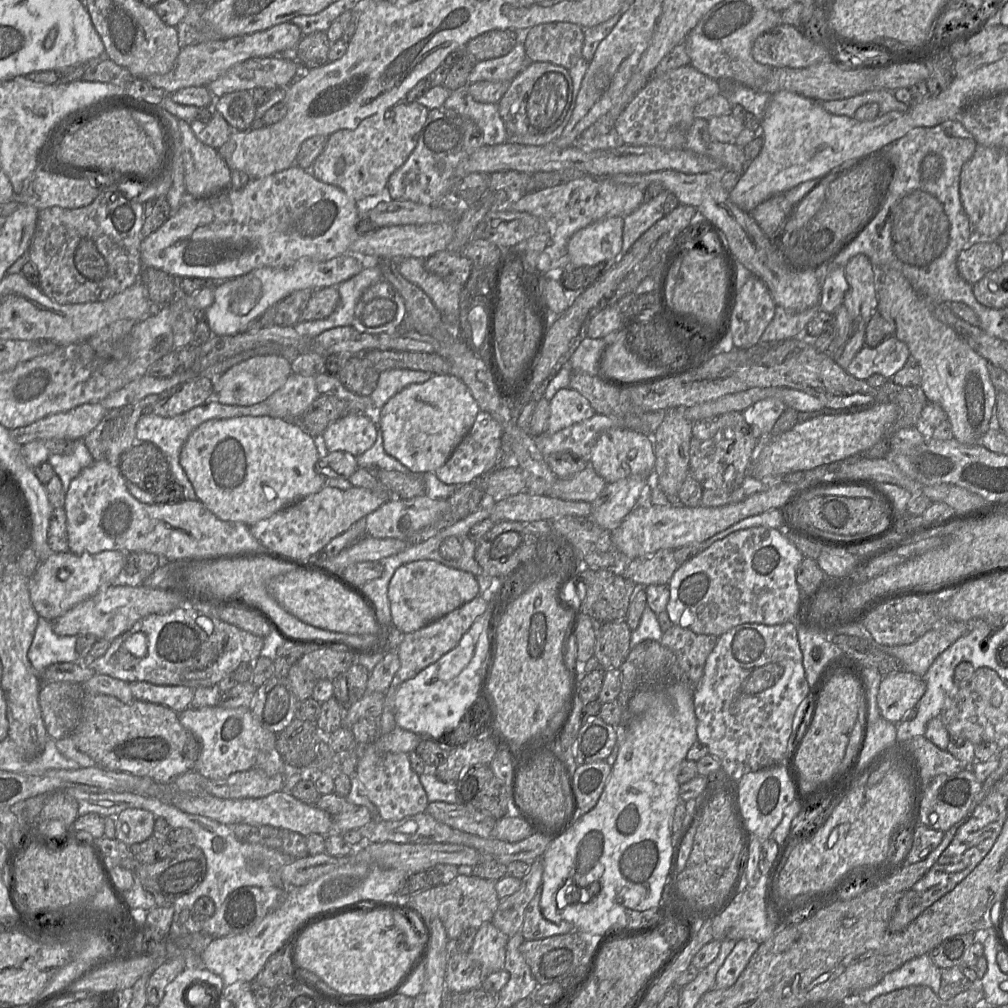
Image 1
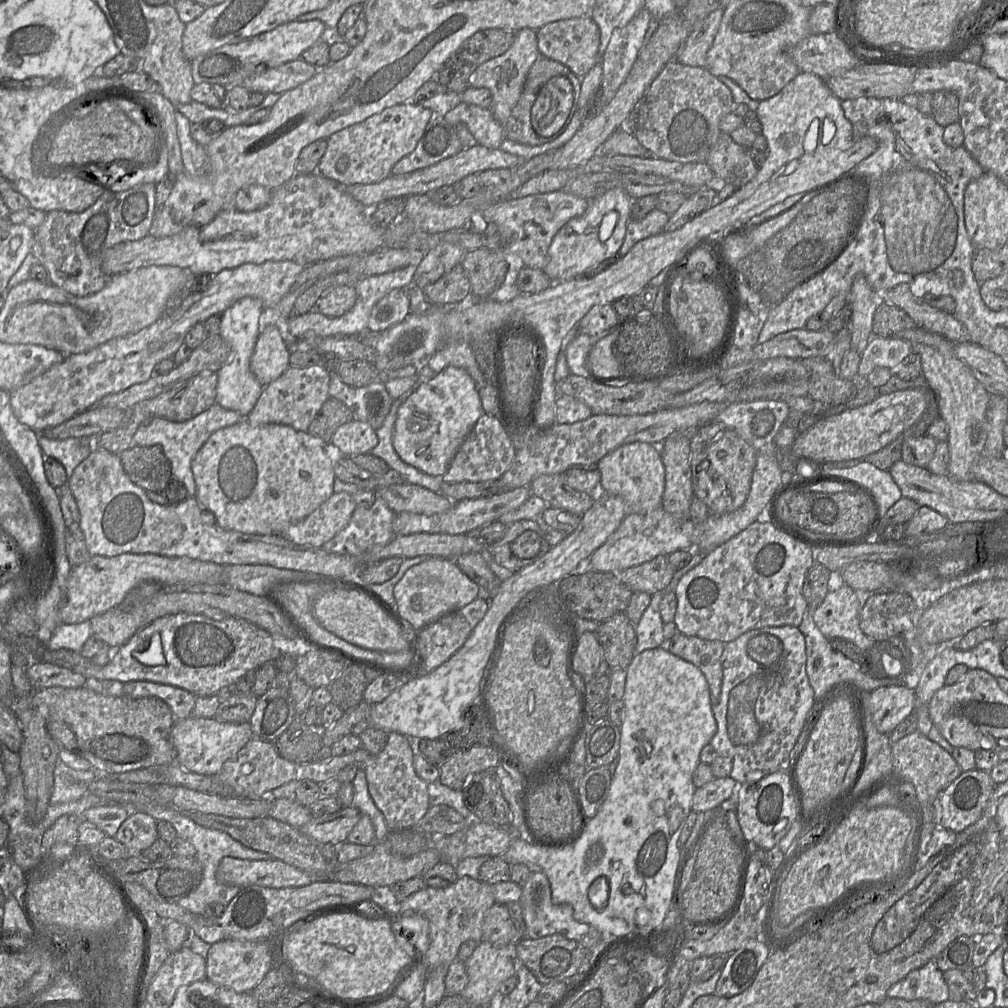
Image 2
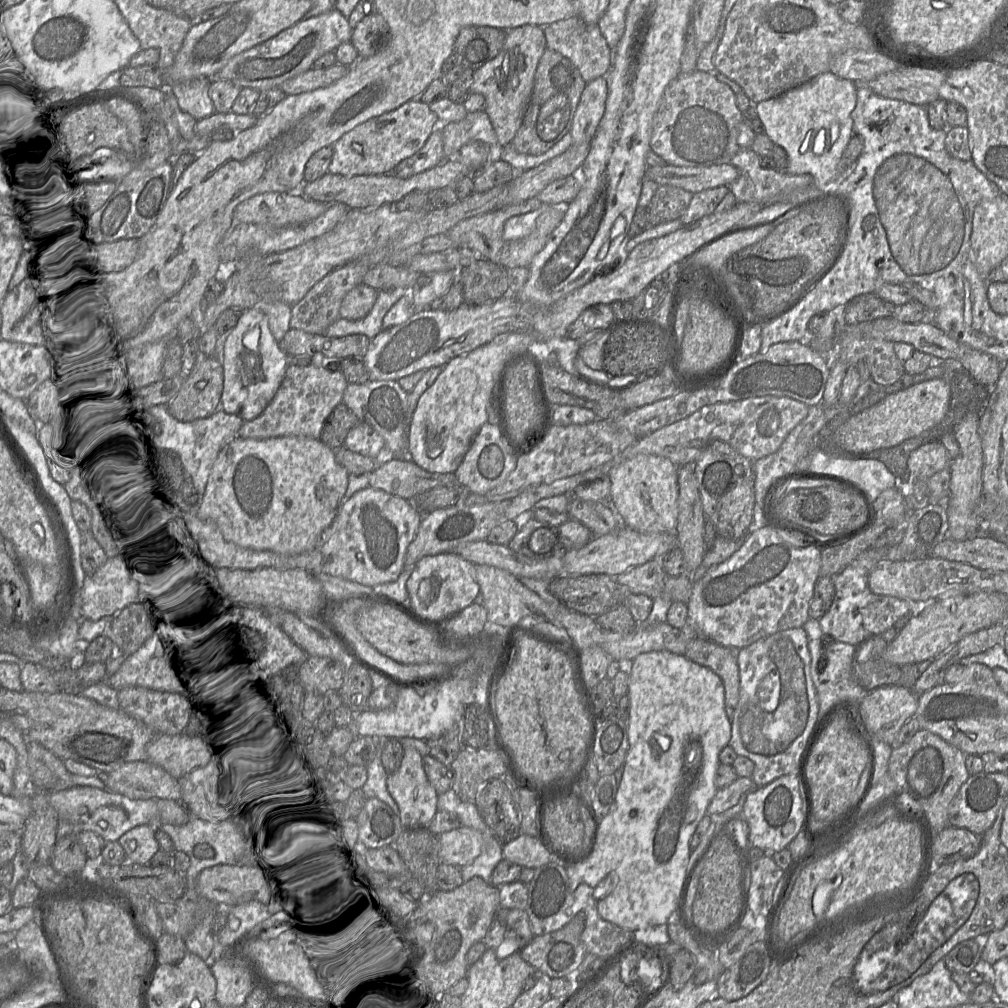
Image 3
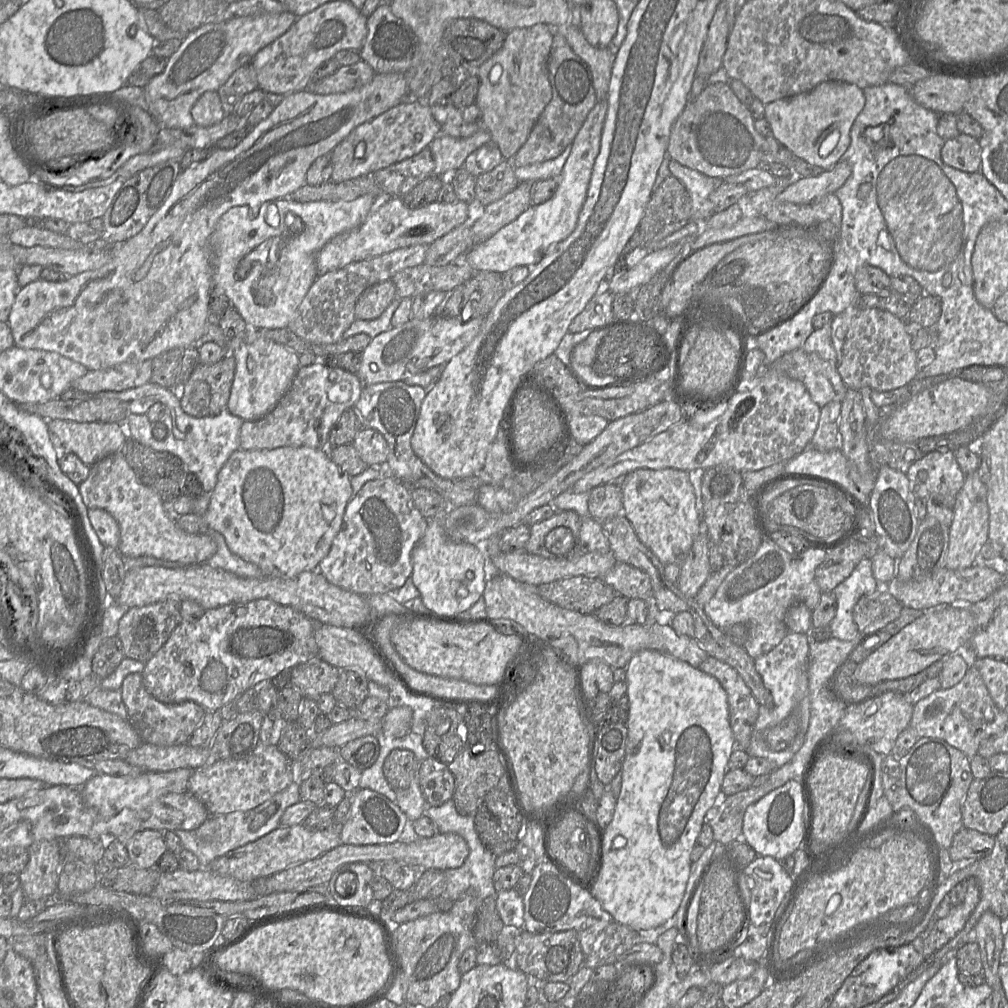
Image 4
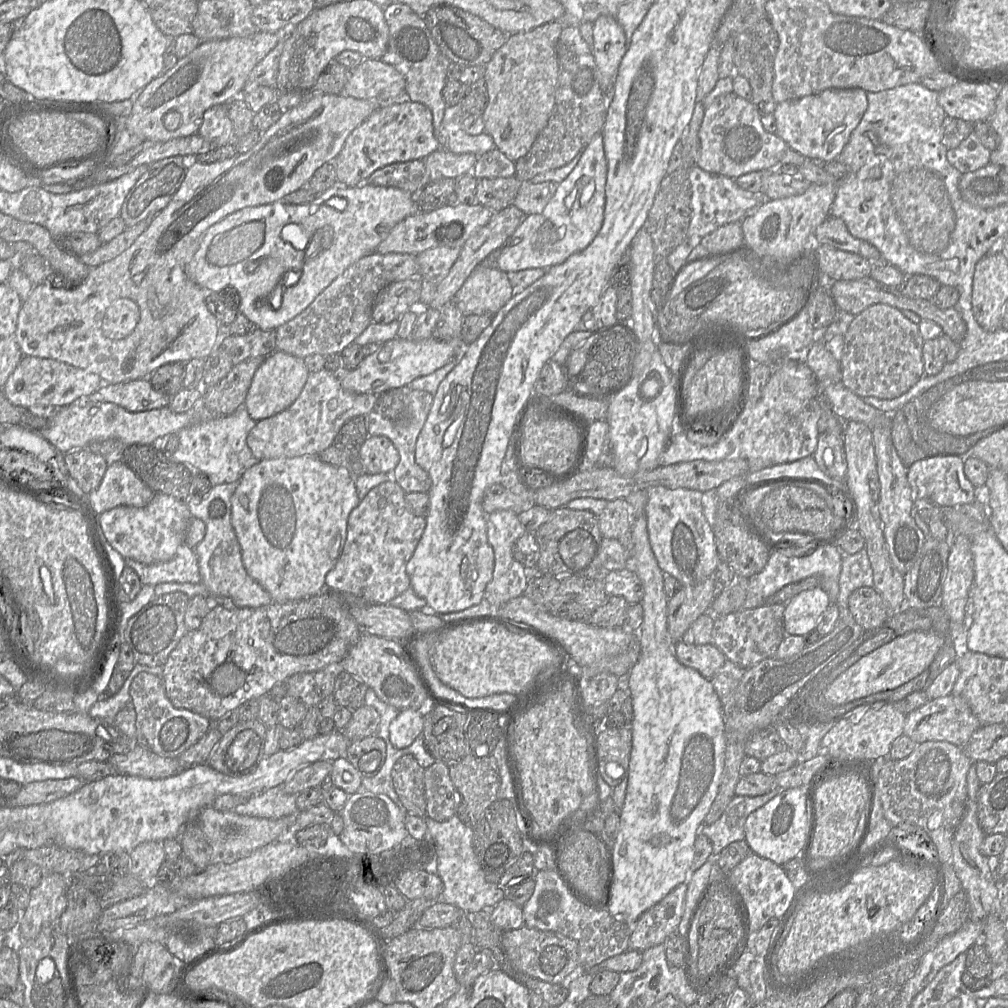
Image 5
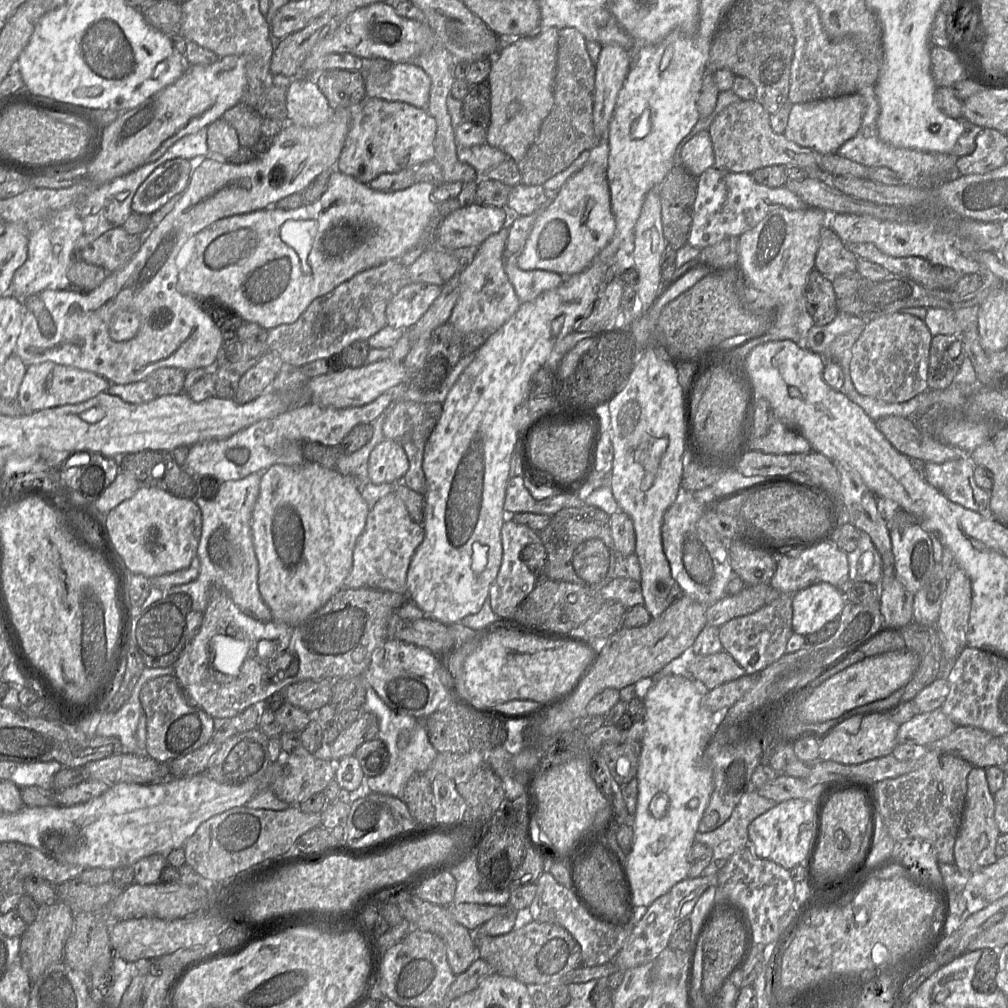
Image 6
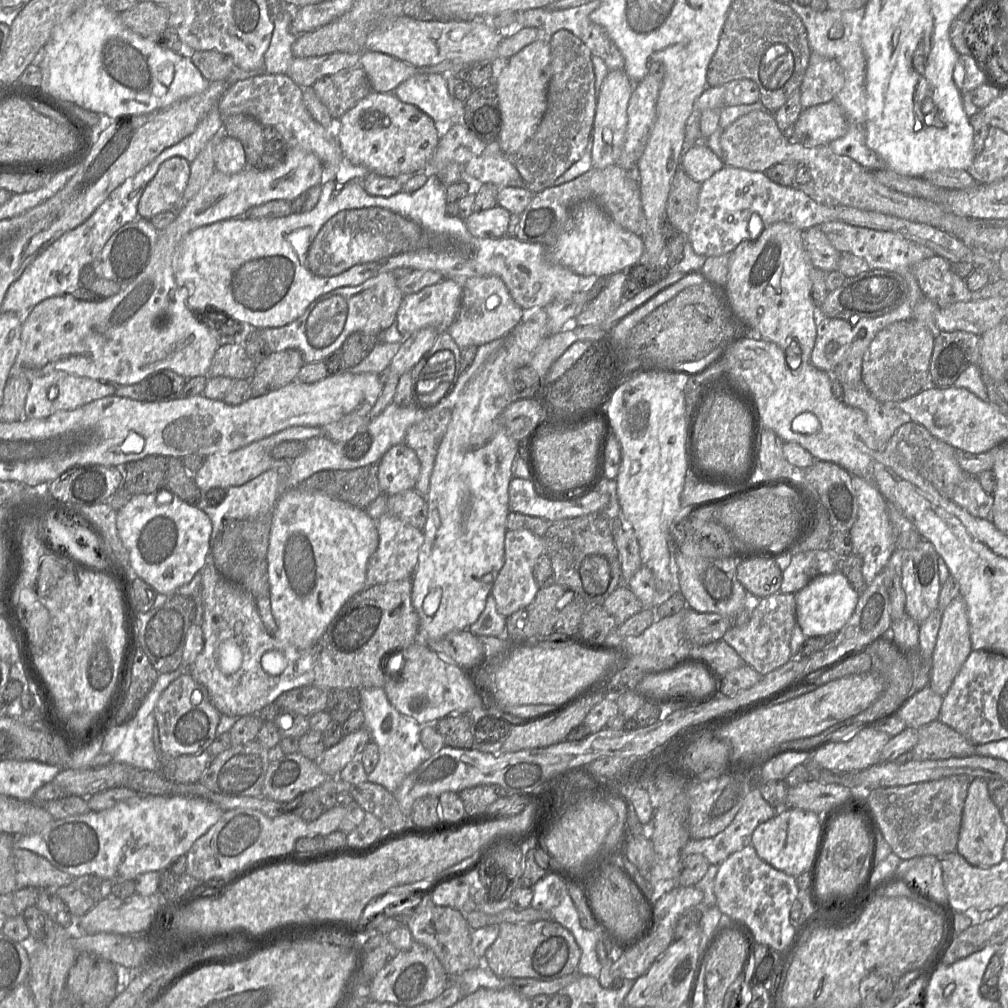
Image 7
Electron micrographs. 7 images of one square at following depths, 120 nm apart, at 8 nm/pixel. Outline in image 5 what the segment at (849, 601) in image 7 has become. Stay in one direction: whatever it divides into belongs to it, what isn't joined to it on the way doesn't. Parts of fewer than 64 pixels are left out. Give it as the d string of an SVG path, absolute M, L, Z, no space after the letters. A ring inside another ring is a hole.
M822 587L803 591L785 604L783 628L786 635L805 636L814 630L829 606L829 596Z

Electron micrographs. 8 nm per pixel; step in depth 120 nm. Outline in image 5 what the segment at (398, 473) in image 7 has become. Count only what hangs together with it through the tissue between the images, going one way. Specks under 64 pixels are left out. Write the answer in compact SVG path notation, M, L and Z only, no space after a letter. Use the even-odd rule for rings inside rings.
M368 436L358 447L364 472L390 474L399 463L399 453L385 436Z

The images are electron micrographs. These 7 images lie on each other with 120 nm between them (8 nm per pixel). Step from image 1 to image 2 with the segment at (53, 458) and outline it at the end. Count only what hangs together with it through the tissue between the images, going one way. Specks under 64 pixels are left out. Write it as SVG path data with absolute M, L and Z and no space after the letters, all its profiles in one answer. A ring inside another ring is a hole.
M38 434L39 445L45 457L54 458L65 468L68 479L75 468L85 460L96 447L96 439L67 438L49 439Z

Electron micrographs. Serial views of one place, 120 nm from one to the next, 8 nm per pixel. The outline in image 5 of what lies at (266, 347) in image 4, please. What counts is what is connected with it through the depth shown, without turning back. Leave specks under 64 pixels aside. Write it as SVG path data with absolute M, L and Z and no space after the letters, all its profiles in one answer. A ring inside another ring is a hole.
M277 350L265 357L253 376L244 402L250 417L257 422L287 409L300 395L308 375L301 358Z

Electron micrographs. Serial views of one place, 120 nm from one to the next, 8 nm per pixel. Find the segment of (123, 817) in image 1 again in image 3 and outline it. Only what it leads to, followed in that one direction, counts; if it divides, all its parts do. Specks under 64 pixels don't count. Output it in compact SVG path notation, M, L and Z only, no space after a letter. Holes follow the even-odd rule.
M139 825L118 839L126 853L128 862L150 865L151 858L160 849L156 839L158 829L160 828L156 826Z

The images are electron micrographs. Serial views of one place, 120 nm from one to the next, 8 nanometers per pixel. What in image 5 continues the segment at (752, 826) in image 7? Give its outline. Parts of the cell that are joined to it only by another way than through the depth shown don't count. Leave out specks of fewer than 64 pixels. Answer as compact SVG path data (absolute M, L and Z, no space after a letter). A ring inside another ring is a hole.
M774 787L770 792L759 796L737 796L730 801L721 817L711 825L703 825L700 832L712 843L712 854L718 856L723 848L732 842L744 840L744 824L750 813L760 808L779 794Z

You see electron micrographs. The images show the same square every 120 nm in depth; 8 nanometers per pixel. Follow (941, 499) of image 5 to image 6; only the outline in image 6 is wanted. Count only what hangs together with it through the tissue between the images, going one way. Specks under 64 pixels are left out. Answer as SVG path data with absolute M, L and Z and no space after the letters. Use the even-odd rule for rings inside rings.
M970 458L944 463L924 462L922 474L952 502L983 514L990 505L990 495L975 482L974 466Z

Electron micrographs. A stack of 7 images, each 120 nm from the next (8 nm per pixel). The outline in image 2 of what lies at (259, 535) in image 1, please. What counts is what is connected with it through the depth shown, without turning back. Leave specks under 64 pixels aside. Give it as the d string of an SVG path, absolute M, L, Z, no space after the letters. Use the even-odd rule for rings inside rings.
M347 492L333 493L302 521L290 526L282 536L298 545L321 548L350 521L356 500Z

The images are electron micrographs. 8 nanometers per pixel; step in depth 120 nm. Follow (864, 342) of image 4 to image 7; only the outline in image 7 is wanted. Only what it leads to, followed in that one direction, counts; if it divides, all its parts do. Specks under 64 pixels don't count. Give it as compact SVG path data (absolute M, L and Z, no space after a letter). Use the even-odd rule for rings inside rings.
M914 319L895 322L881 330L872 340L862 358L861 377L870 394L880 402L899 402L923 389L935 387L930 382L929 364L934 346L934 335Z

